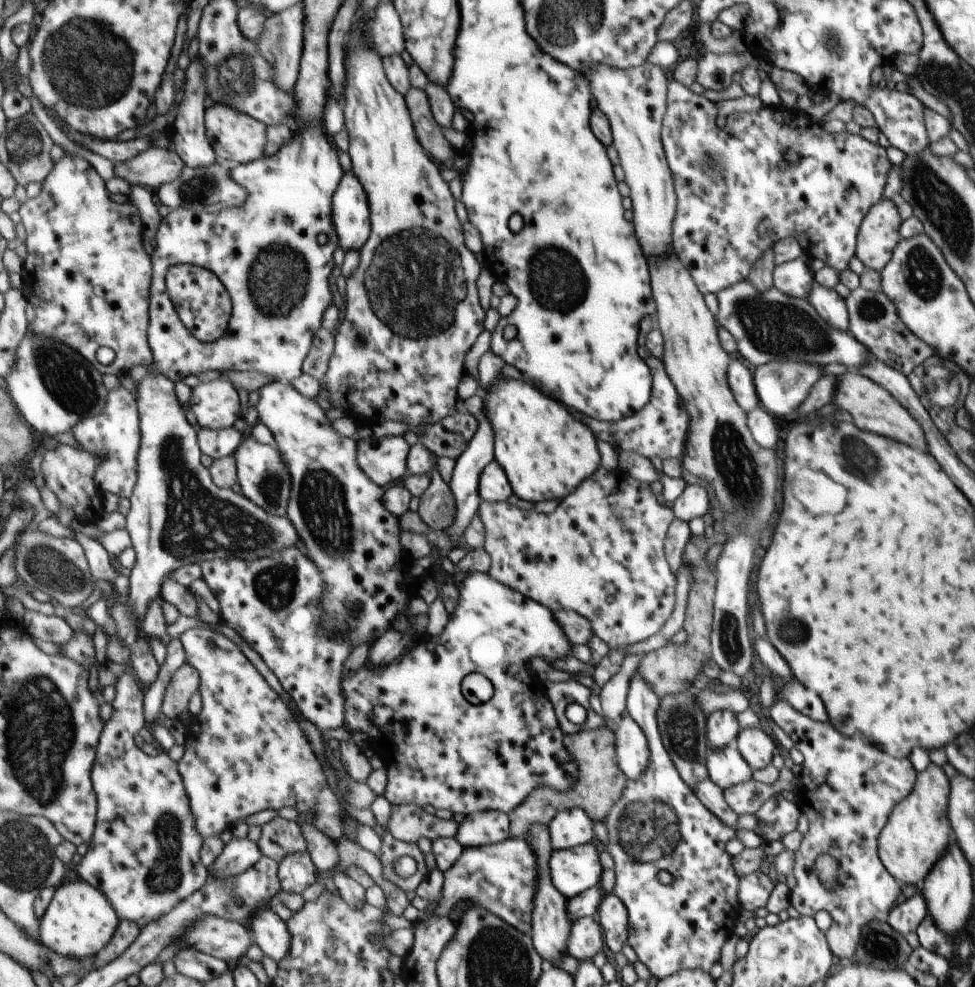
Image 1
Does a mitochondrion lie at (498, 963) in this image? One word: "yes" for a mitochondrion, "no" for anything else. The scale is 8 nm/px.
yes

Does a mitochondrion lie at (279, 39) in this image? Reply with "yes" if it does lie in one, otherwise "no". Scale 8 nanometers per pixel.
yes

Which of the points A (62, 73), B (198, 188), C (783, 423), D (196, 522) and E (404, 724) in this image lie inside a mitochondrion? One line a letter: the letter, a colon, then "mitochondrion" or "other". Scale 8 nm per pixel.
A: mitochondrion
B: mitochondrion
C: other
D: mitochondrion
E: other

